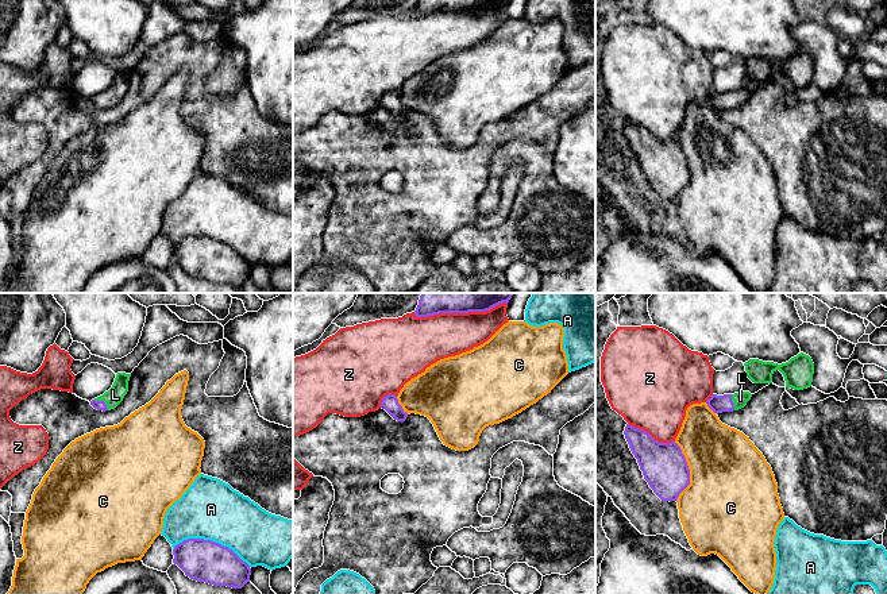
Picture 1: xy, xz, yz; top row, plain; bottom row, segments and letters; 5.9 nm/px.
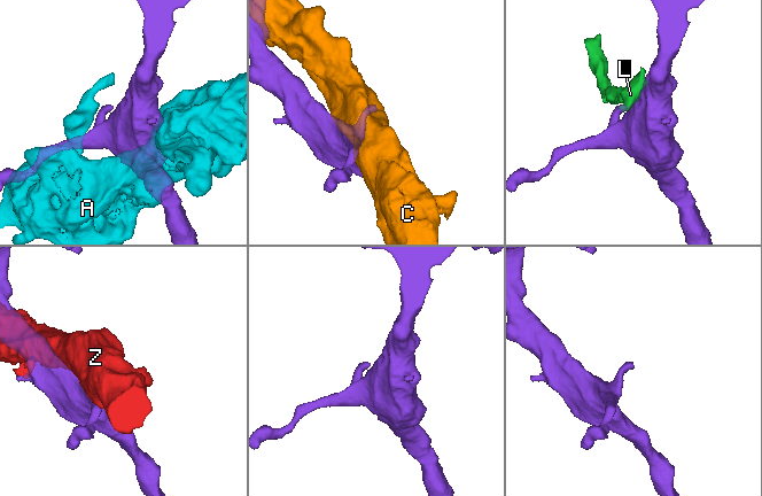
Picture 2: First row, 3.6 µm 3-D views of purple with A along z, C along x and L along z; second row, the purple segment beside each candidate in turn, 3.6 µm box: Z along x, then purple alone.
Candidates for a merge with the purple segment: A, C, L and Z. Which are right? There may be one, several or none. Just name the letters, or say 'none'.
L

